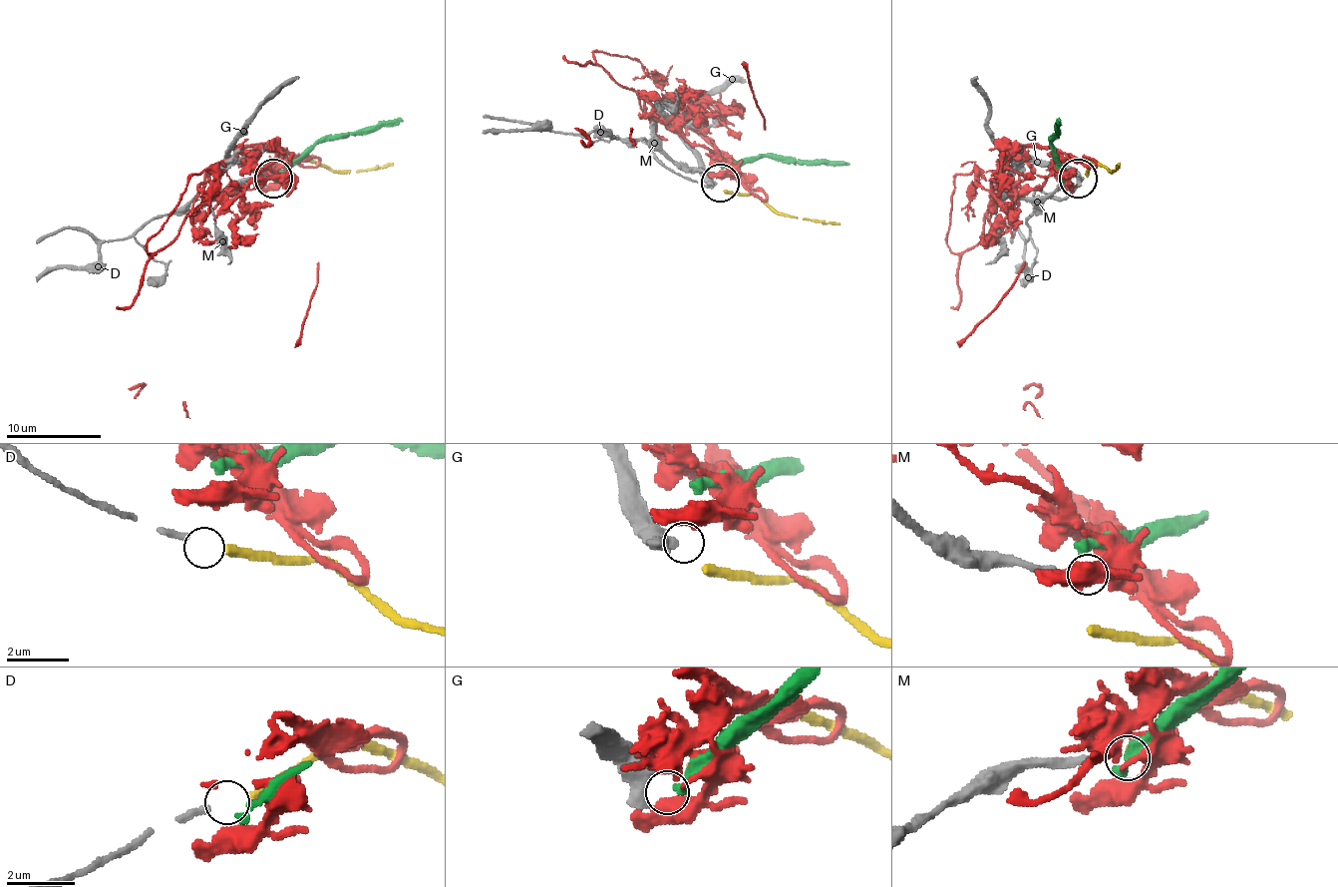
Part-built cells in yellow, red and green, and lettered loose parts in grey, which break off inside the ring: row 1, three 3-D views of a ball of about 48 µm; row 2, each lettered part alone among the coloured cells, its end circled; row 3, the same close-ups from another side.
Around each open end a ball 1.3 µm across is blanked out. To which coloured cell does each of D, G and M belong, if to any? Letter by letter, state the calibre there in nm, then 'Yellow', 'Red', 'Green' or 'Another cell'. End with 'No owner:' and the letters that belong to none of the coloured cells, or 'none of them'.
D: Thickness 190 nm. Another cell
G: Thickness 700 nm. Another cell
M: Thickness 240 nm. Another cell
No owner: D, G, M

